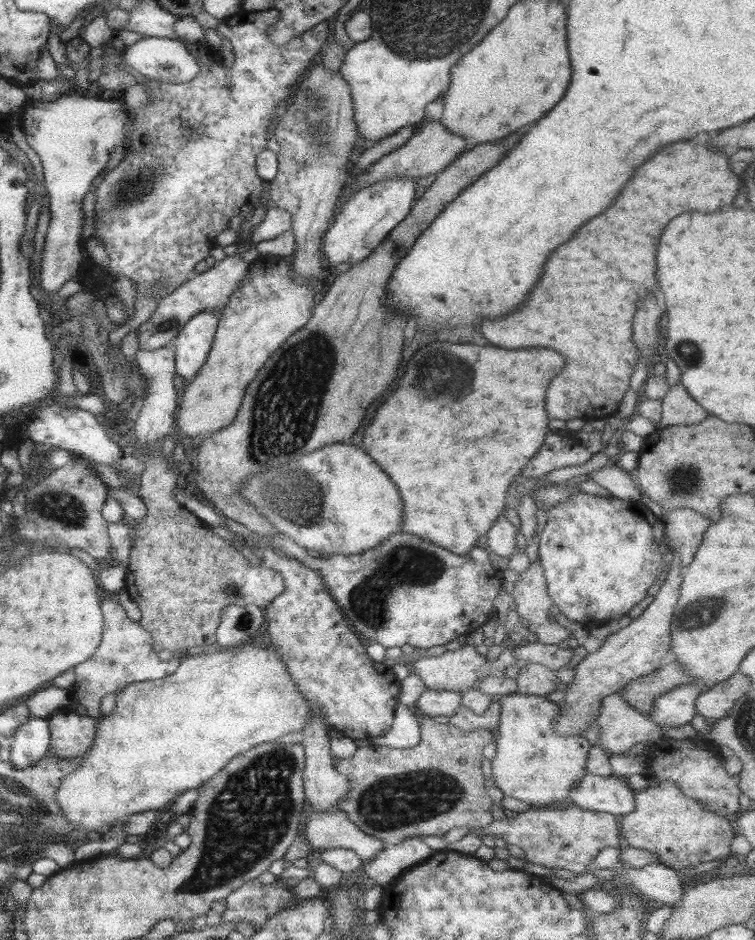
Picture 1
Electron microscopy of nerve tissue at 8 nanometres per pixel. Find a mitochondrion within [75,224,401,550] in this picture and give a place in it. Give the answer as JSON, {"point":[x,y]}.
{"point":[287,401]}

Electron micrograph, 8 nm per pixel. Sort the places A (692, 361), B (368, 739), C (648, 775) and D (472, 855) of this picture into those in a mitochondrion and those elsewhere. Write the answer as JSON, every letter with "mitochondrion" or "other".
{"A":"mitochondrion","B":"other","C":"other","D":"other"}

